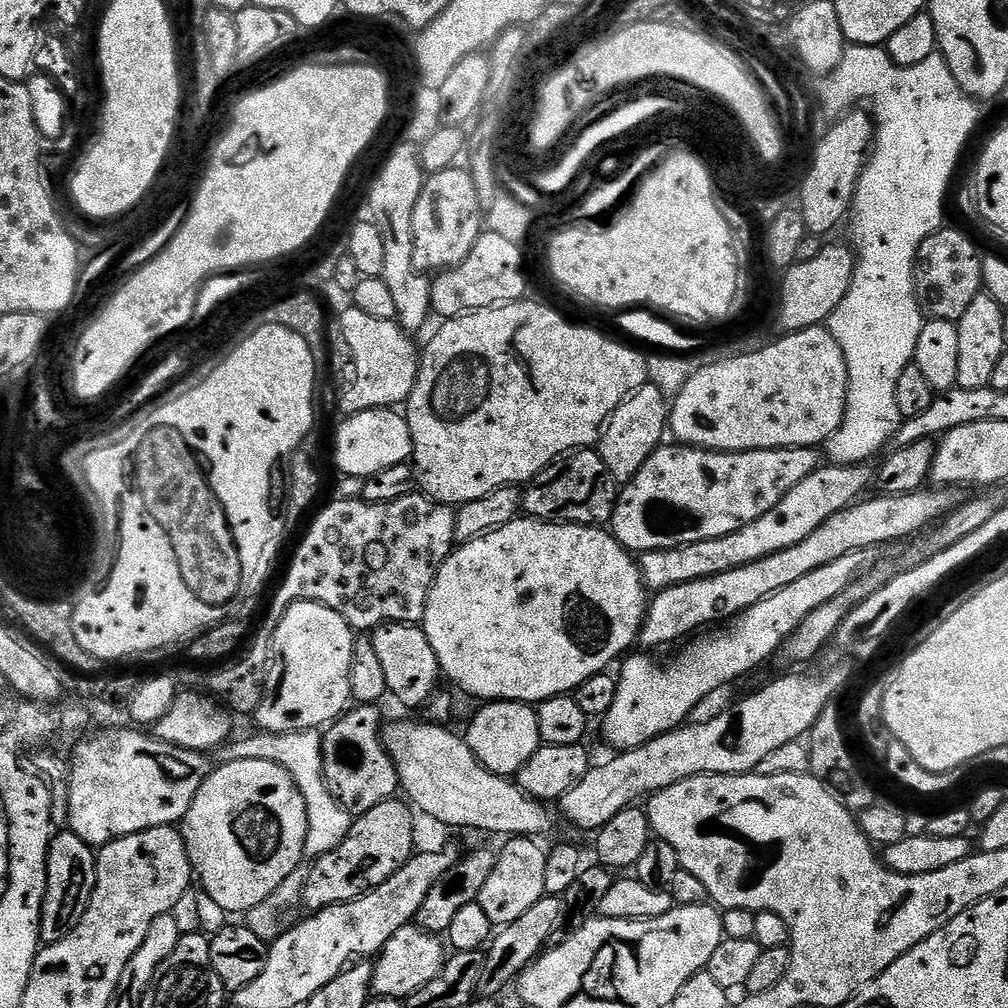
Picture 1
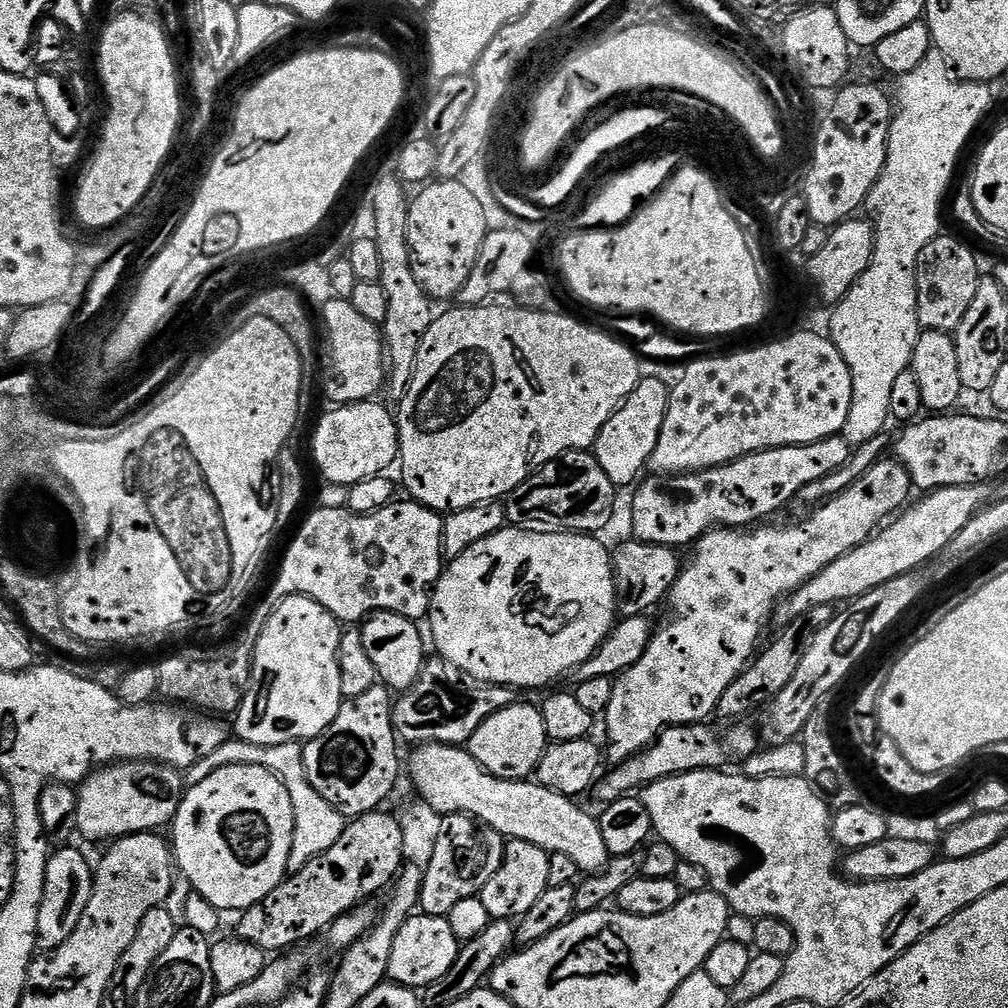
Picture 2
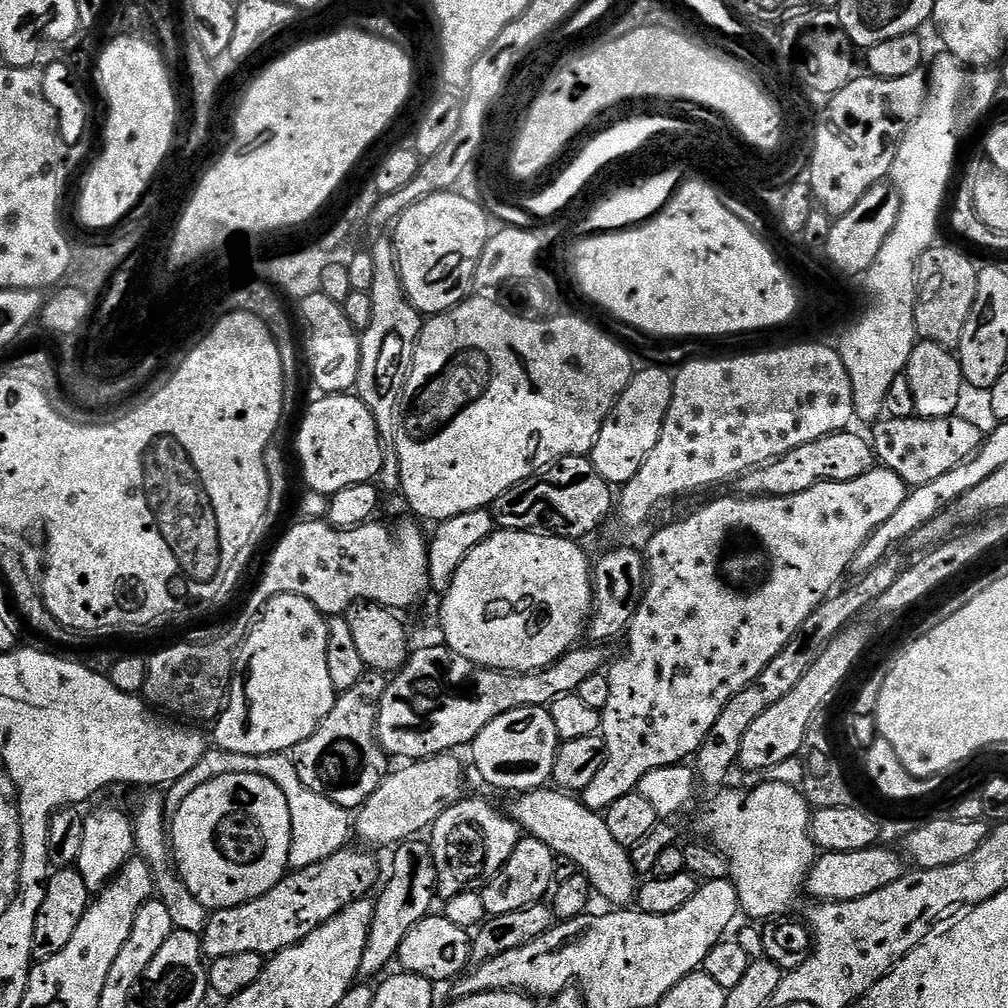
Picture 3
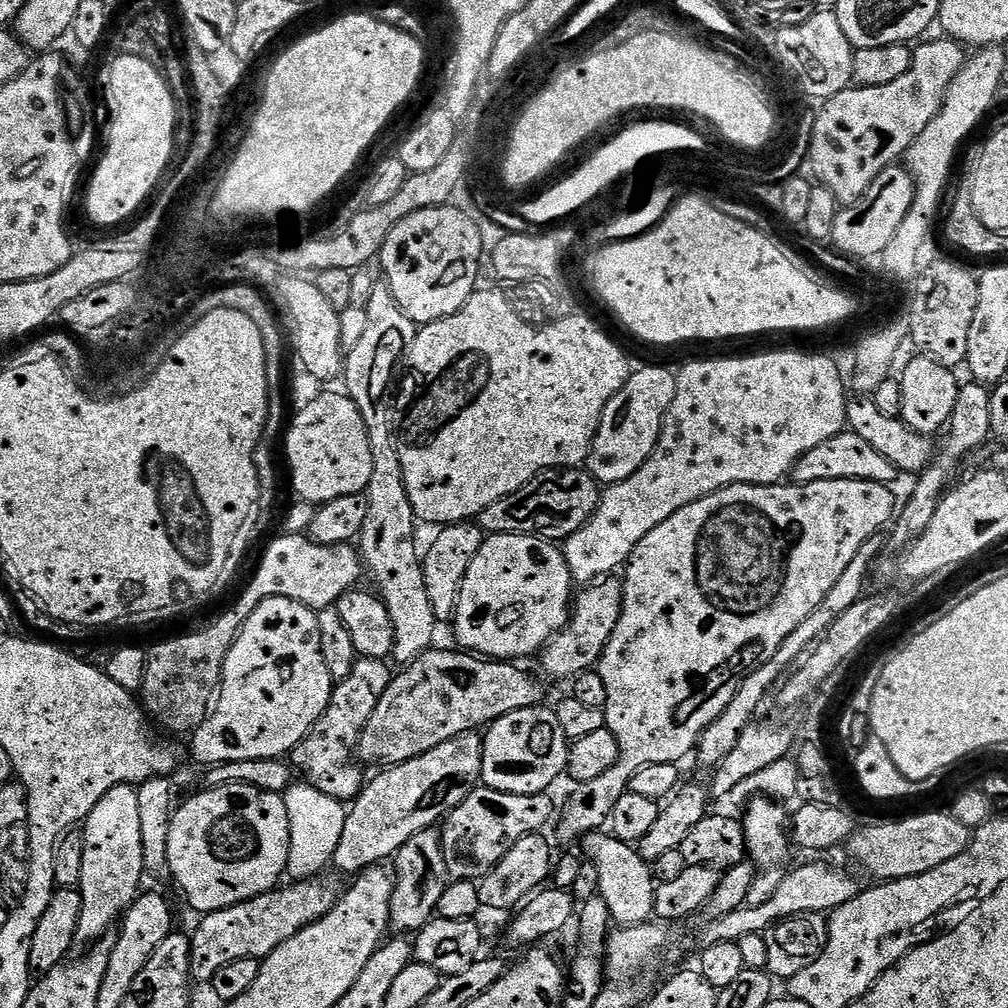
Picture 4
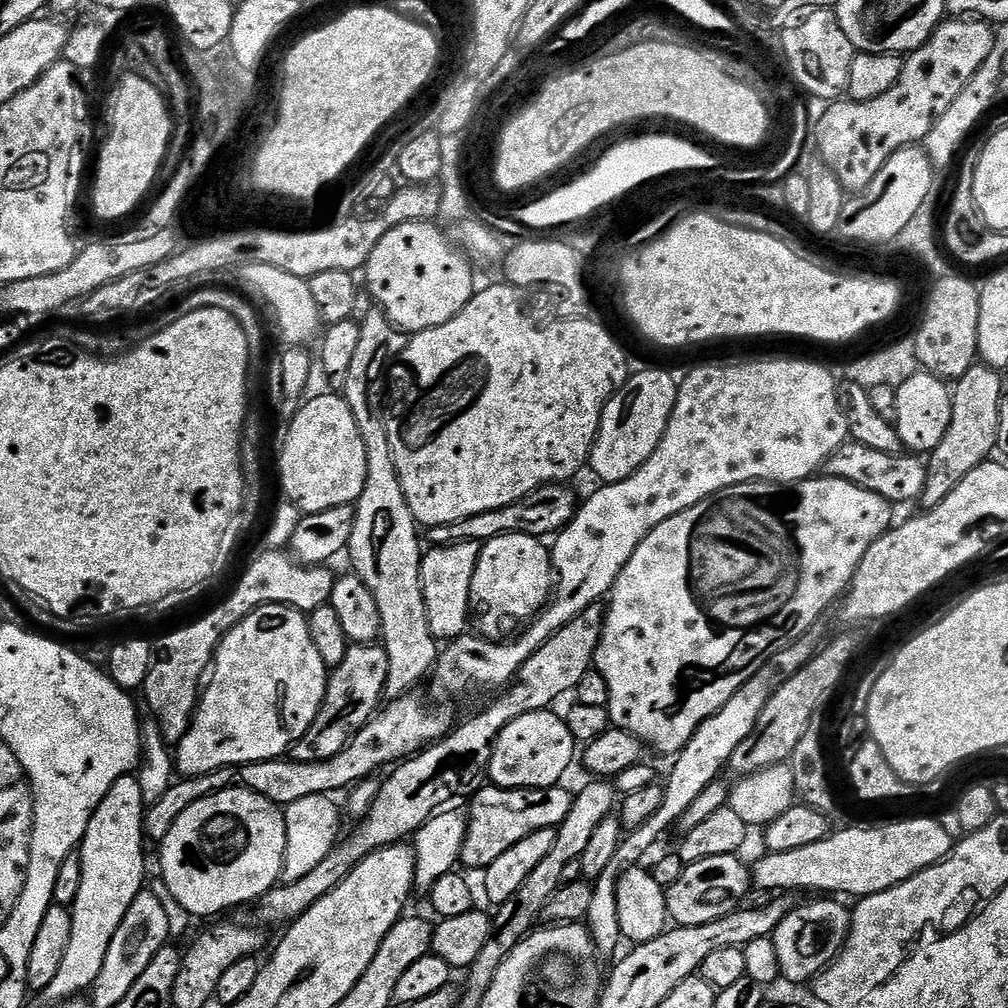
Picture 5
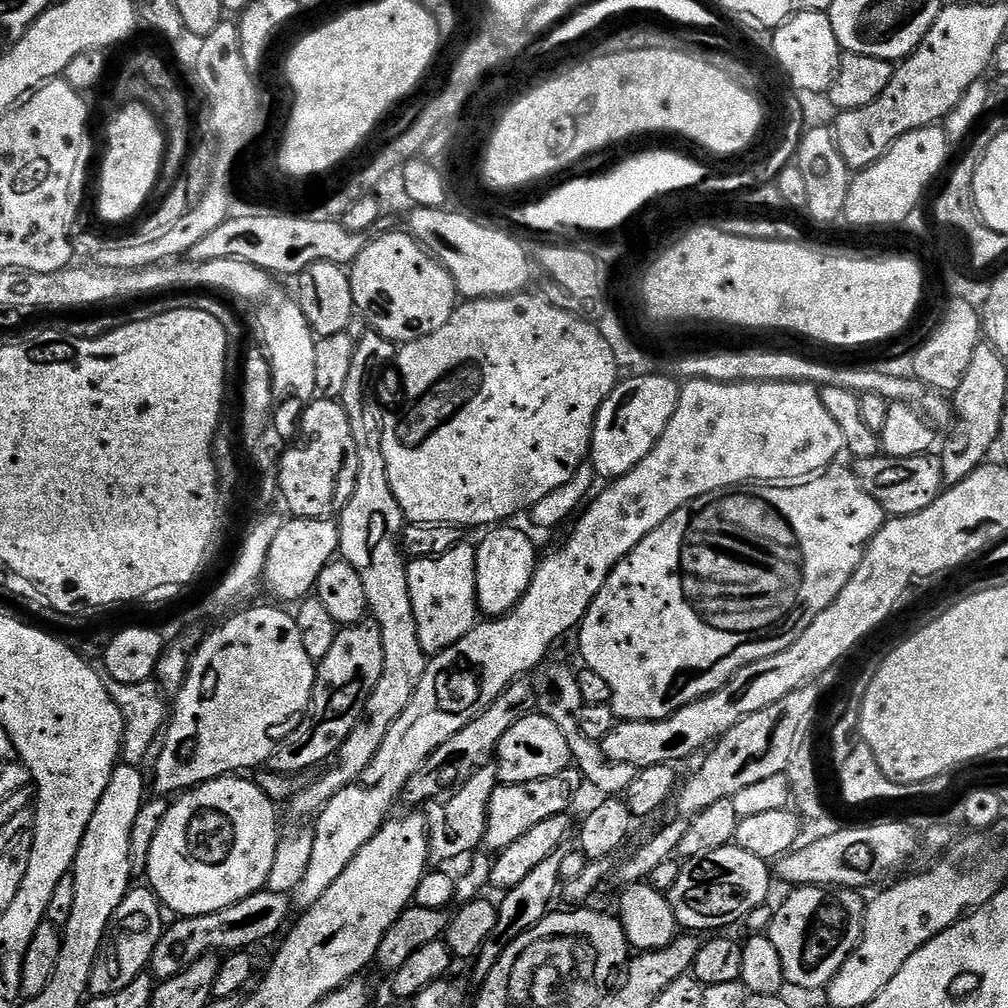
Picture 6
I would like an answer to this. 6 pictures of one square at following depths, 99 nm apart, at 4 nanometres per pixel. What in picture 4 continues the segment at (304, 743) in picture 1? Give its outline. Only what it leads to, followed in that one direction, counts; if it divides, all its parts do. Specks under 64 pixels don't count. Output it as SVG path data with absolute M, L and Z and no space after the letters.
M307 782L289 784L282 795L286 802L286 814L290 818L290 854L286 869L287 879L292 882L299 882L319 877L323 873L320 871L331 865L334 854L338 850L338 838L342 838L342 826L346 826L348 808L341 801L330 798L330 794L322 794L322 790L318 790Z

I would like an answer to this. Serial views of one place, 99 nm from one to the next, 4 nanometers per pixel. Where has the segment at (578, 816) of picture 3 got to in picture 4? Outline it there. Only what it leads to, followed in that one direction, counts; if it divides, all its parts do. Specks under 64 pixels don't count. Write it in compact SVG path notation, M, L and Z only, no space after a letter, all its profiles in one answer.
M604 830L585 836L582 847L583 855L592 859L589 860L591 867L598 870L598 894L606 902L613 921L620 926L649 923L656 911L657 890L649 861L642 859L633 845L622 843Z

